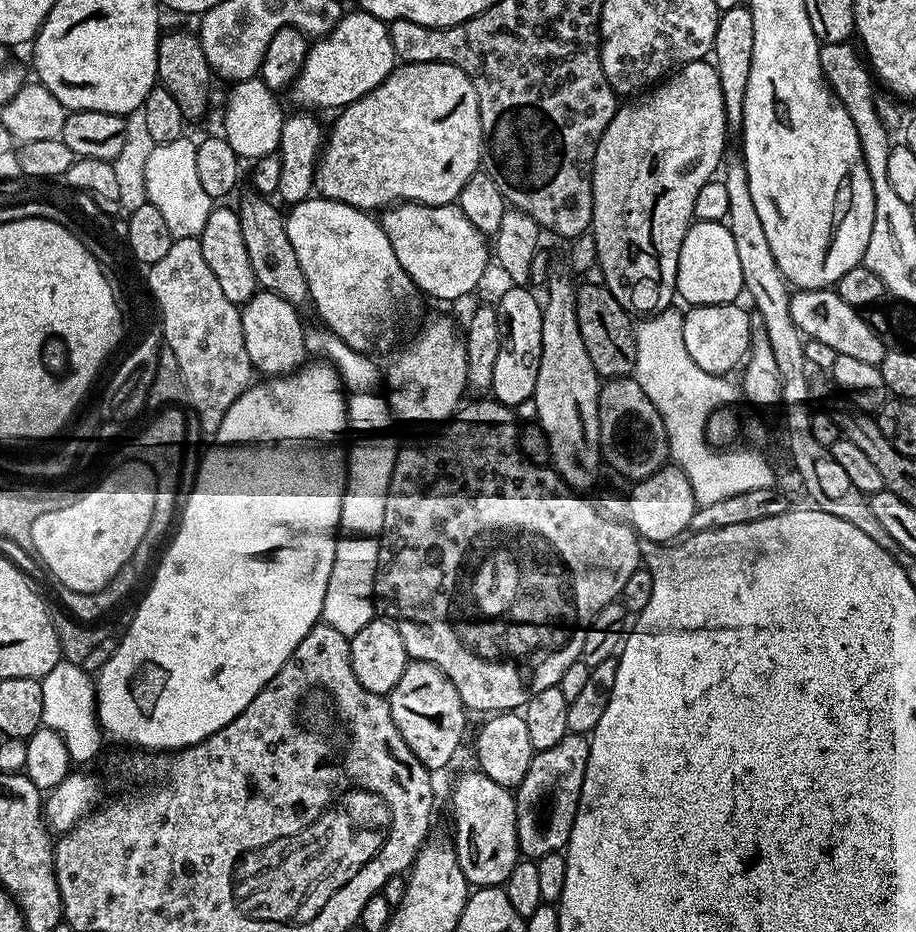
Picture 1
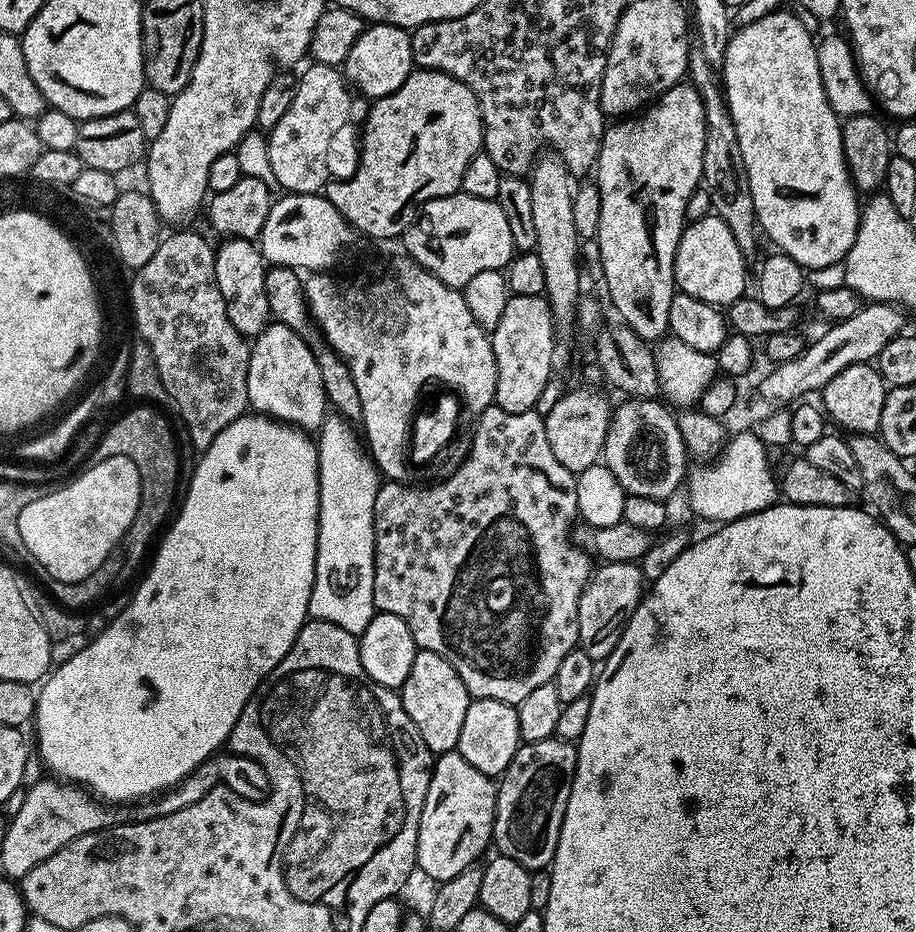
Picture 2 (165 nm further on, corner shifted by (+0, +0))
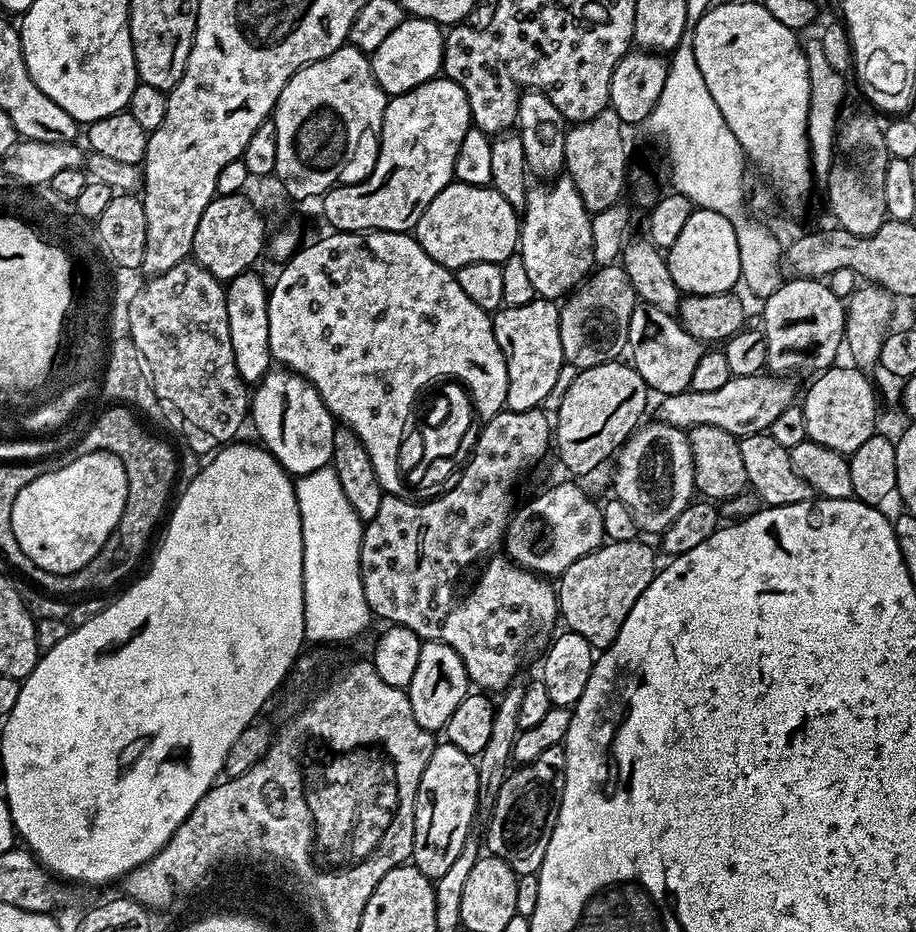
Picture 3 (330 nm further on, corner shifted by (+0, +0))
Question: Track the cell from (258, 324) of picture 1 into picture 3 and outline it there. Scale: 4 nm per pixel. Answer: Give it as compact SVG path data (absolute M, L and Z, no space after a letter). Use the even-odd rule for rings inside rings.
M269 370L260 379L250 396L250 424L260 435L259 443L293 478L314 474L332 463L338 421L315 386L297 372Z

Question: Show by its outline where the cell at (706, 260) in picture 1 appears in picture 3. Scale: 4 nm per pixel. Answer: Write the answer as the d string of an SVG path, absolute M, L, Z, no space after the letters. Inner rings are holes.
M696 208L692 211L674 246L667 249L666 259L670 266L670 278L674 278L681 293L689 296L731 293L735 289L732 287L741 283L734 228L726 218L713 210Z

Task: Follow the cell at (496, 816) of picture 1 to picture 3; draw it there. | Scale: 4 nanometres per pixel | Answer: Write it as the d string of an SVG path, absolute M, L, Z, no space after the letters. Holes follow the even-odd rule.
M447 742L437 743L430 754L430 762L426 762L426 770L422 770L422 782L418 782L418 794L414 806L414 842L412 843L411 863L418 871L426 874L431 881L437 880L454 863L454 858L462 854L462 846L466 846L466 838L473 835L472 824L477 823L476 803L478 802L478 770L476 760L458 750L458 746Z

